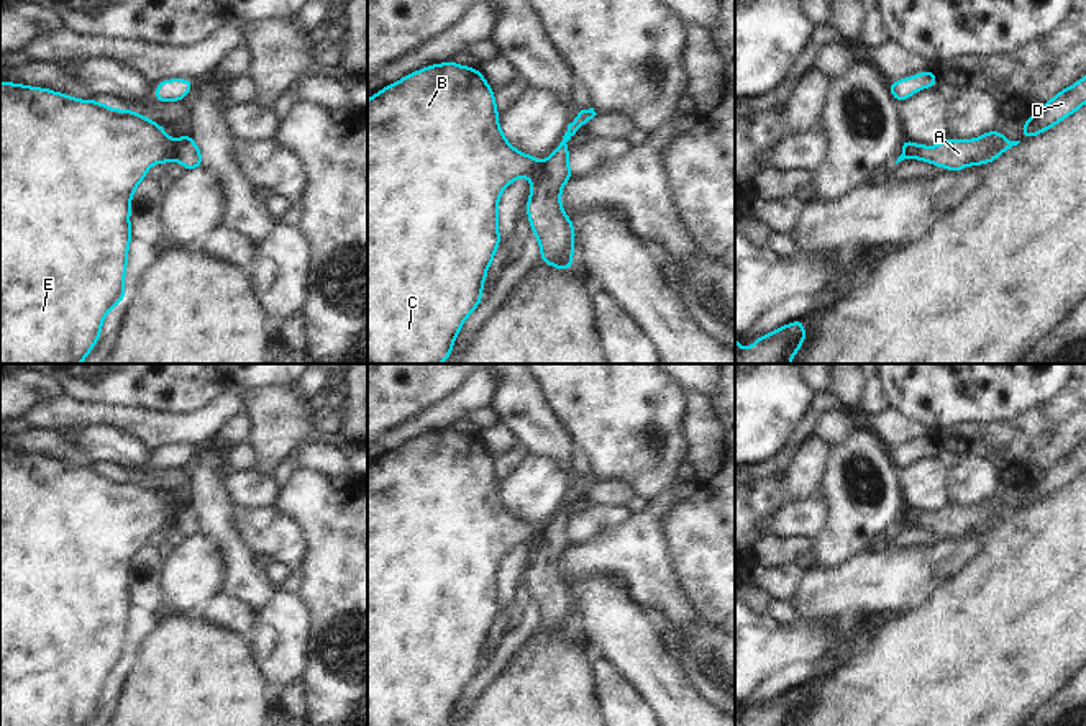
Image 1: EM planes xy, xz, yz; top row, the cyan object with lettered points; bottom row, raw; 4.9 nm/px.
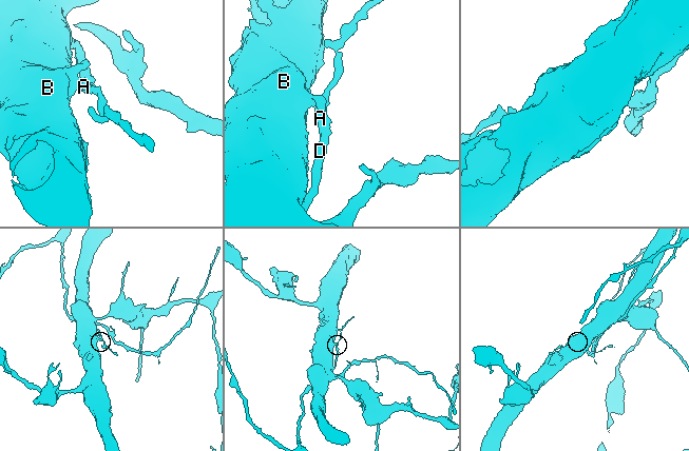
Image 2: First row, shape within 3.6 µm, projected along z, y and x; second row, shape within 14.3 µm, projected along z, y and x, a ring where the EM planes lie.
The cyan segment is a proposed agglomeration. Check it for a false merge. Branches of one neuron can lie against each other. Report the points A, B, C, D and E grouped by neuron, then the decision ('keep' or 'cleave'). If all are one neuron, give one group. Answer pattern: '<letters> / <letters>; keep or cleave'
A D / B C E; cleave

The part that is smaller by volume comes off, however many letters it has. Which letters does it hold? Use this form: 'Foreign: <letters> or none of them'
Foreign: A, D

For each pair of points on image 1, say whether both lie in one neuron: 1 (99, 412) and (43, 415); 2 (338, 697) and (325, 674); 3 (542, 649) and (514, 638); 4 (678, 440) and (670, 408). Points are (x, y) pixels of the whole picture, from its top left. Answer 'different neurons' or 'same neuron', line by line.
1: same neuron
2: same neuron
3: different neurons
4: same neuron

